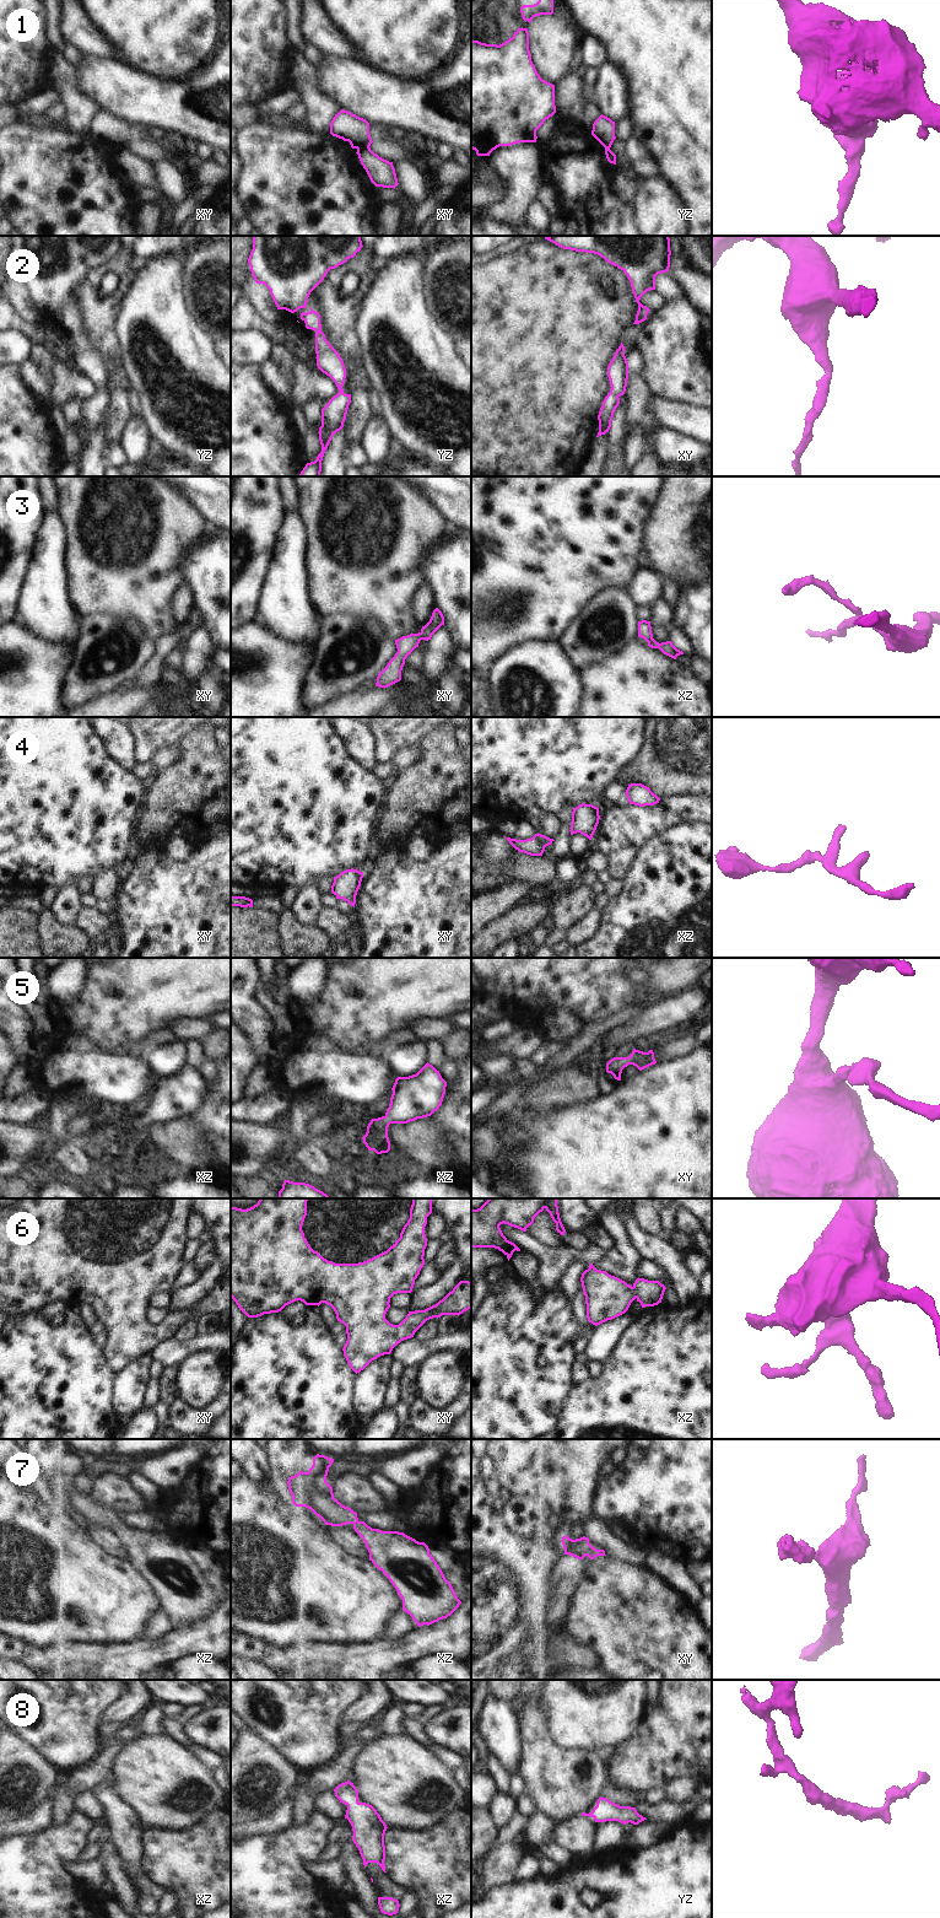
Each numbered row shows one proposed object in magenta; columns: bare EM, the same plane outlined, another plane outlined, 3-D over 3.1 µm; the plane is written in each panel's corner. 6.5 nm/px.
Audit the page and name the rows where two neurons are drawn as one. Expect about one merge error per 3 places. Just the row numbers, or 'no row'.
1

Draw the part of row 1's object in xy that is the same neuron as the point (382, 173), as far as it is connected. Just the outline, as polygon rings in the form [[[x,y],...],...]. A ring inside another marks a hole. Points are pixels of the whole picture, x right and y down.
[[[371,147],[357,149],[361,165],[366,169],[371,182],[376,187],[394,188],[399,184],[393,162],[389,162],[377,153]]]

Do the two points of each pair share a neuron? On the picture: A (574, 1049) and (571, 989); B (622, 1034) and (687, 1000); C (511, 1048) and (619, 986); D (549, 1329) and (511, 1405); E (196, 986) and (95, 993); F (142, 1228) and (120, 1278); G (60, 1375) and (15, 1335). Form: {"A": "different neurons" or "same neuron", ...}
{"A": "different neurons", "B": "same neuron", "C": "different neurons", "D": "same neuron", "E": "same neuron", "F": "same neuron", "G": "same neuron"}

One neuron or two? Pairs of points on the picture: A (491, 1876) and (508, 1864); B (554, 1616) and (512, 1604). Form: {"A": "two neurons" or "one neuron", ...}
{"A": "one neuron", "B": "two neurons"}

